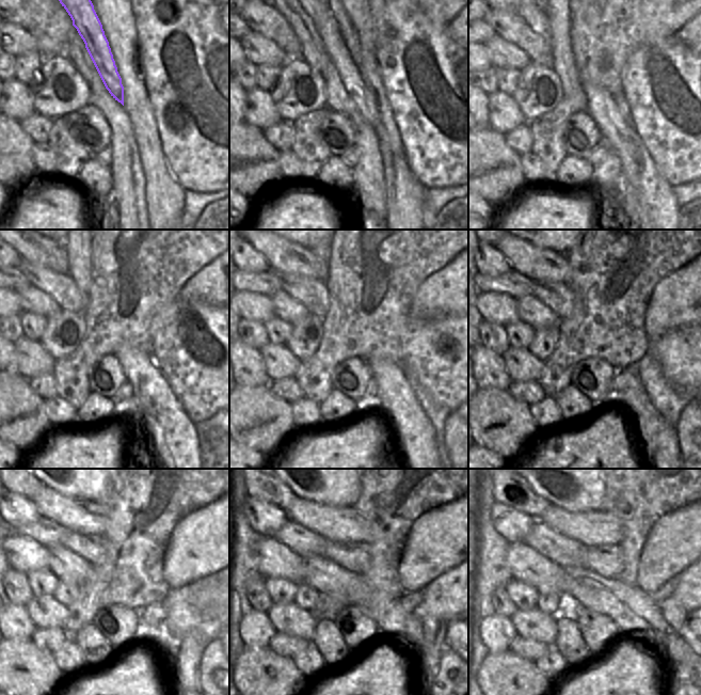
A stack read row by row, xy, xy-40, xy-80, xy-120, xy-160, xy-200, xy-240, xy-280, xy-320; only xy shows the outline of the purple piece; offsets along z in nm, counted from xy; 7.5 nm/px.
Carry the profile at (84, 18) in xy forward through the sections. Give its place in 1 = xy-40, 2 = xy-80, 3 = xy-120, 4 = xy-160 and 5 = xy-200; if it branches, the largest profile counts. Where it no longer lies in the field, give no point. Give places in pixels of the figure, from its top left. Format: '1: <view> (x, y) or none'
1: xy-40 (325, 25)
2: xy-80 (638, 167)
3: xy-120 (158, 405)
4: xy-160 (398, 407)
5: xy-200 (656, 439)

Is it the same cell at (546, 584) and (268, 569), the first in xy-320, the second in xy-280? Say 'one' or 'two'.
one

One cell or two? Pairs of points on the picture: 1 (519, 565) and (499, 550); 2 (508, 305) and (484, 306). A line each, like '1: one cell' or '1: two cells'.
1: two cells
2: one cell

